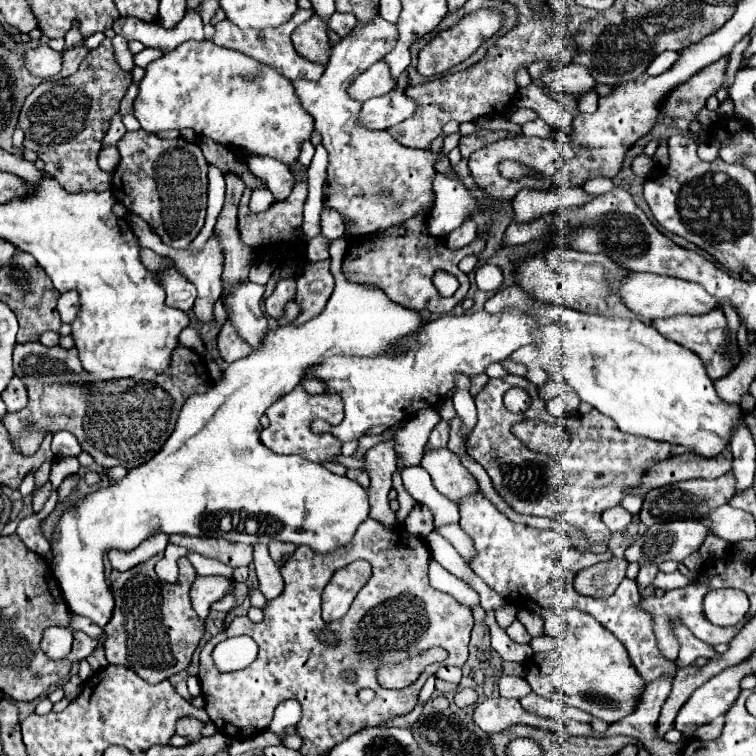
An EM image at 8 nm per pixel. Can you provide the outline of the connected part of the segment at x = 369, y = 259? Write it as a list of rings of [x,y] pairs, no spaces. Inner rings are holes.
[[[424,212],[412,216],[410,220],[402,222],[406,228],[404,236],[398,236],[394,232],[376,232],[366,234],[352,240],[352,246],[342,262],[342,272],[346,280],[350,282],[362,282],[362,284],[374,284],[380,290],[384,290],[392,300],[402,302],[416,310],[428,310],[432,314],[448,314],[460,300],[464,300],[468,292],[468,276],[458,270],[458,262],[464,256],[478,256],[486,246],[486,234],[478,234],[474,242],[470,242],[464,248],[452,250],[446,246],[444,238],[436,238],[428,232],[428,218]],[[444,270],[448,274],[454,274],[460,282],[460,288],[452,298],[442,298],[432,284],[432,276]]]

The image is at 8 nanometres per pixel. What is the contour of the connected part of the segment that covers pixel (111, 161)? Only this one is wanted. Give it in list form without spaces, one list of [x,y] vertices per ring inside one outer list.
[[[104,146],[104,148],[100,150],[98,164],[100,164],[102,170],[106,170],[106,172],[114,172],[114,168],[116,168],[118,162],[120,162],[120,152],[118,152],[116,146]]]

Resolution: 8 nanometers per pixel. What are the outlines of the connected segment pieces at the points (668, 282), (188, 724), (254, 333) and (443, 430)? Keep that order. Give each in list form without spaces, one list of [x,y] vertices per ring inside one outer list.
[[[642,272],[630,274],[628,278],[622,280],[620,296],[624,298],[624,302],[628,304],[628,308],[634,314],[644,316],[648,320],[670,318],[670,316],[678,316],[678,314],[700,316],[700,314],[706,314],[706,312],[718,308],[718,300],[714,296],[710,296],[700,284],[686,282],[686,280],[680,280],[680,278],[670,278],[670,276],[642,274]]]
[[[186,716],[186,718],[180,718],[176,722],[176,734],[180,736],[186,736],[190,740],[198,740],[200,738],[200,728],[202,728],[202,722],[192,718],[192,716]]]
[[[244,282],[222,294],[228,318],[232,320],[240,338],[244,338],[252,348],[262,344],[262,338],[268,334],[268,322],[260,310],[260,300],[264,286],[254,282]]]
[[[440,420],[430,434],[430,440],[428,440],[426,448],[442,448],[446,444],[448,444],[448,422]]]

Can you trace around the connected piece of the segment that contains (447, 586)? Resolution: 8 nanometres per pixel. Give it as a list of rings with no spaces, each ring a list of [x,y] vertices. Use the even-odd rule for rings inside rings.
[[[430,558],[428,570],[430,570],[430,584],[432,584],[436,590],[442,590],[442,592],[452,594],[456,600],[462,600],[462,604],[468,604],[470,608],[474,608],[474,606],[480,602],[478,594],[476,594],[472,588],[468,588],[462,580],[454,578],[454,576],[452,576],[448,570],[444,570],[434,558]]]

